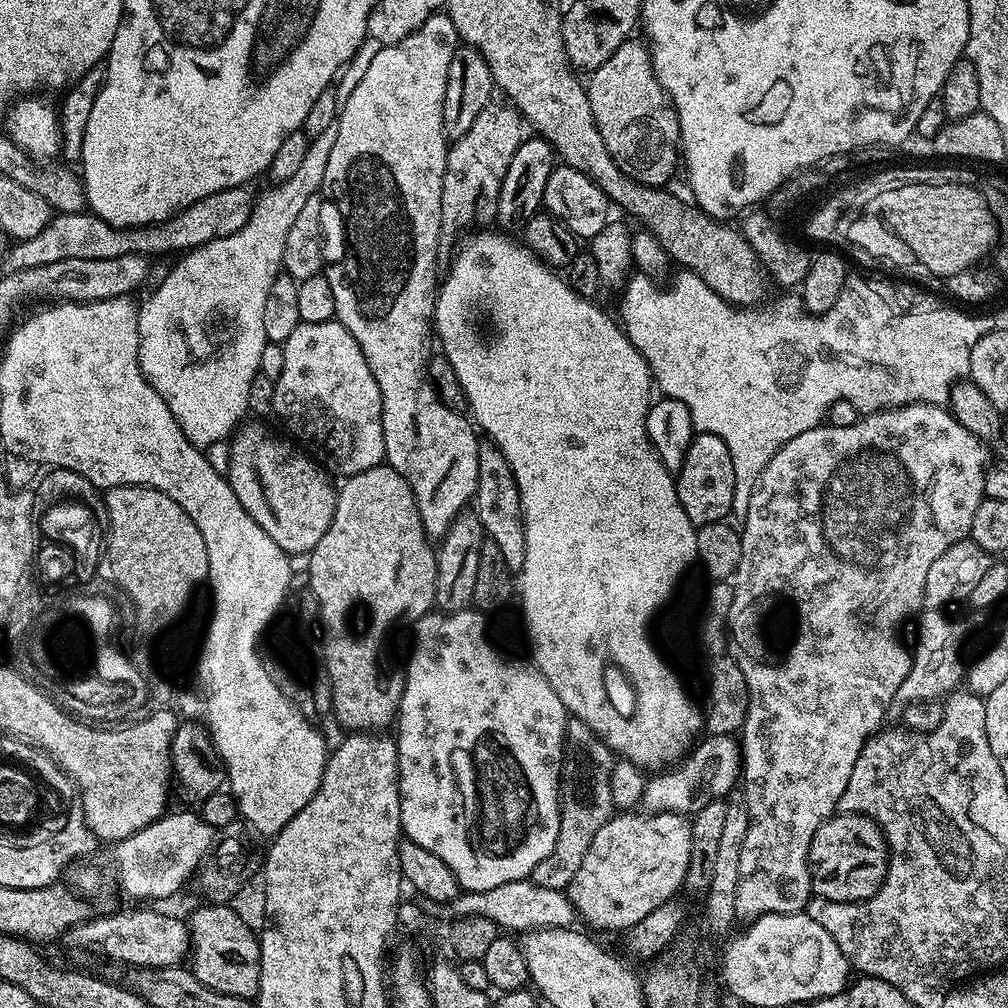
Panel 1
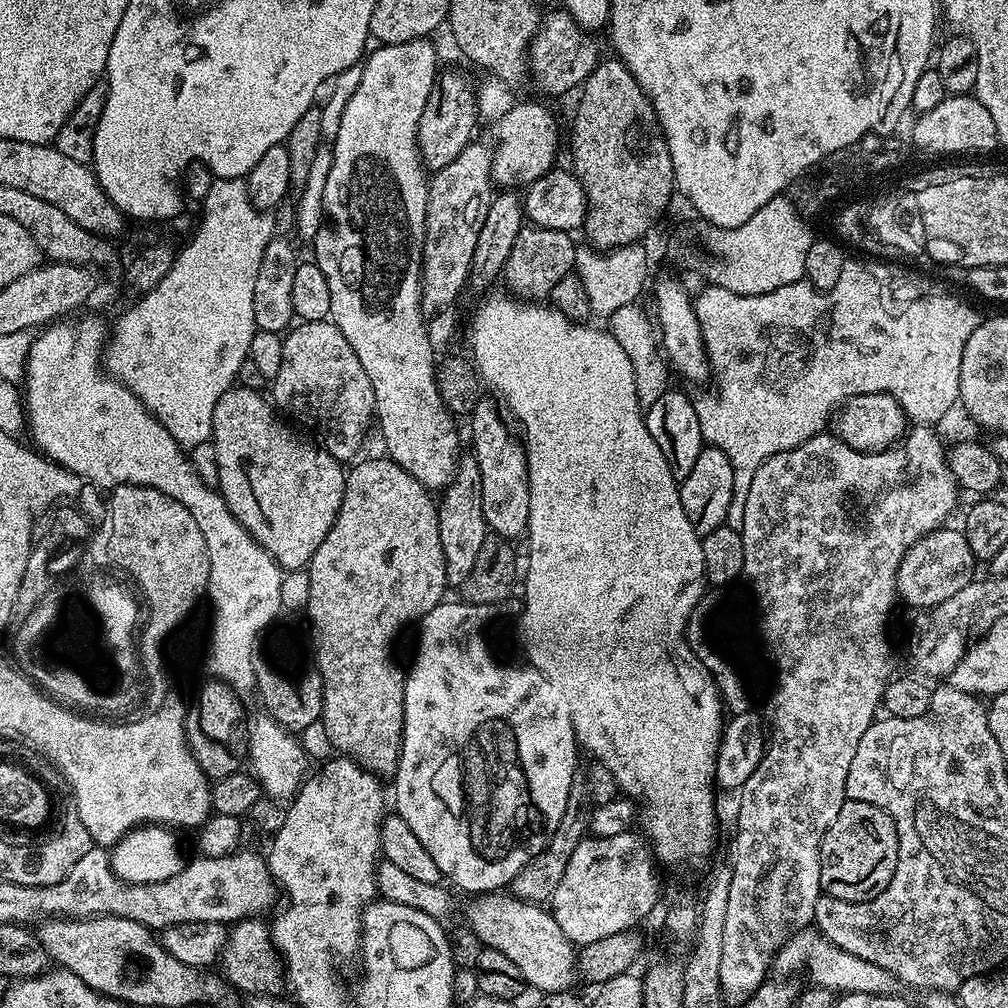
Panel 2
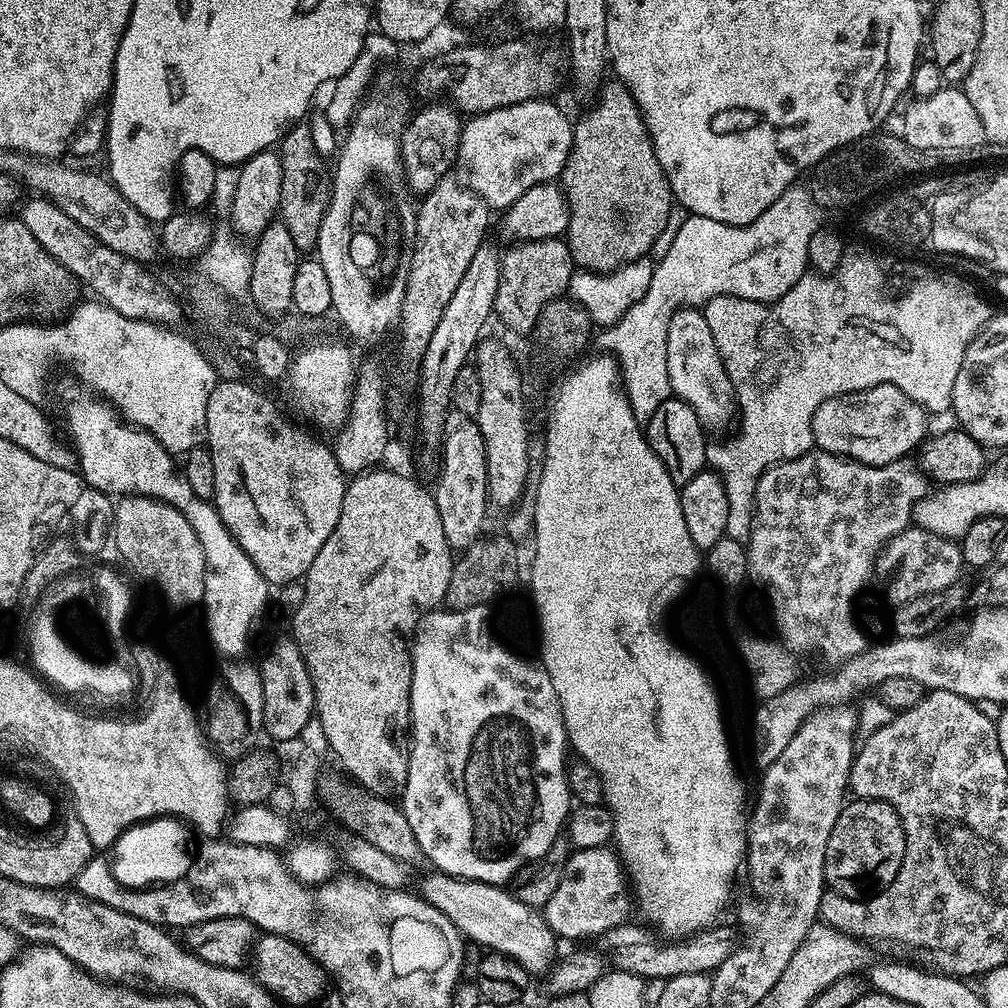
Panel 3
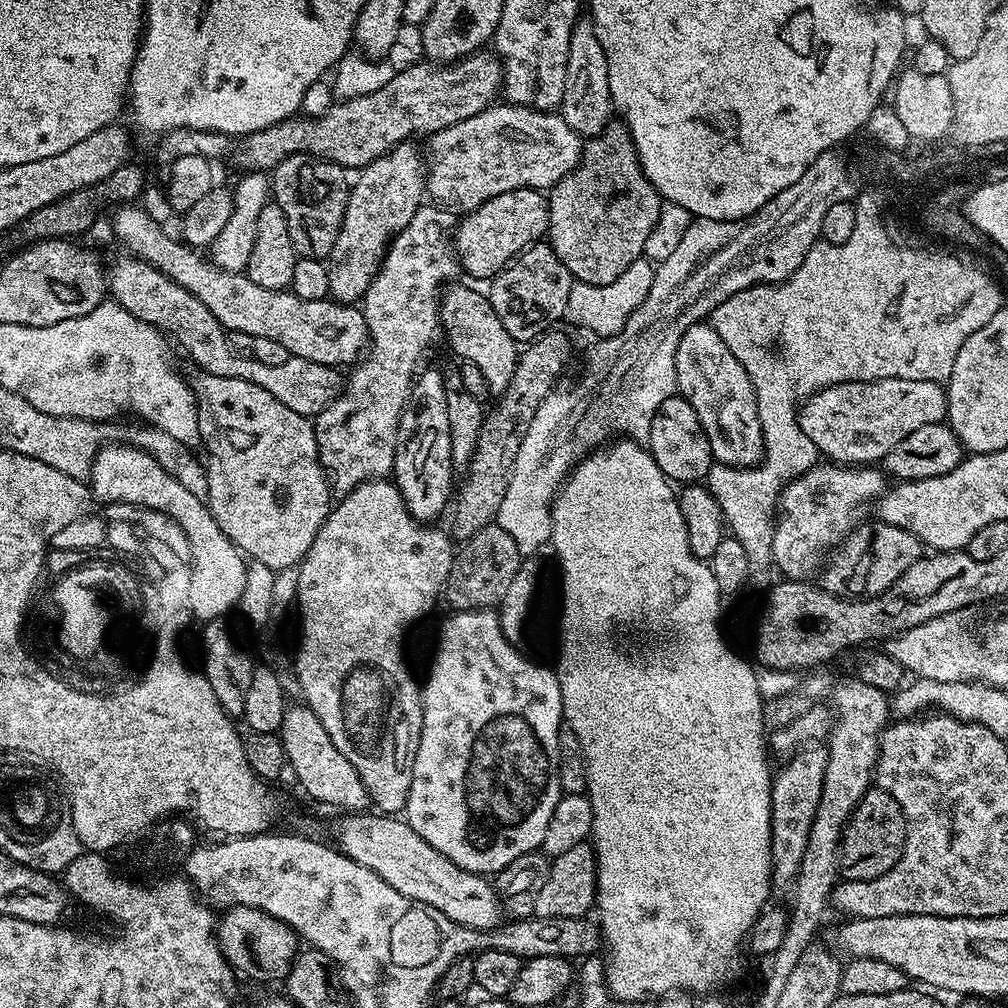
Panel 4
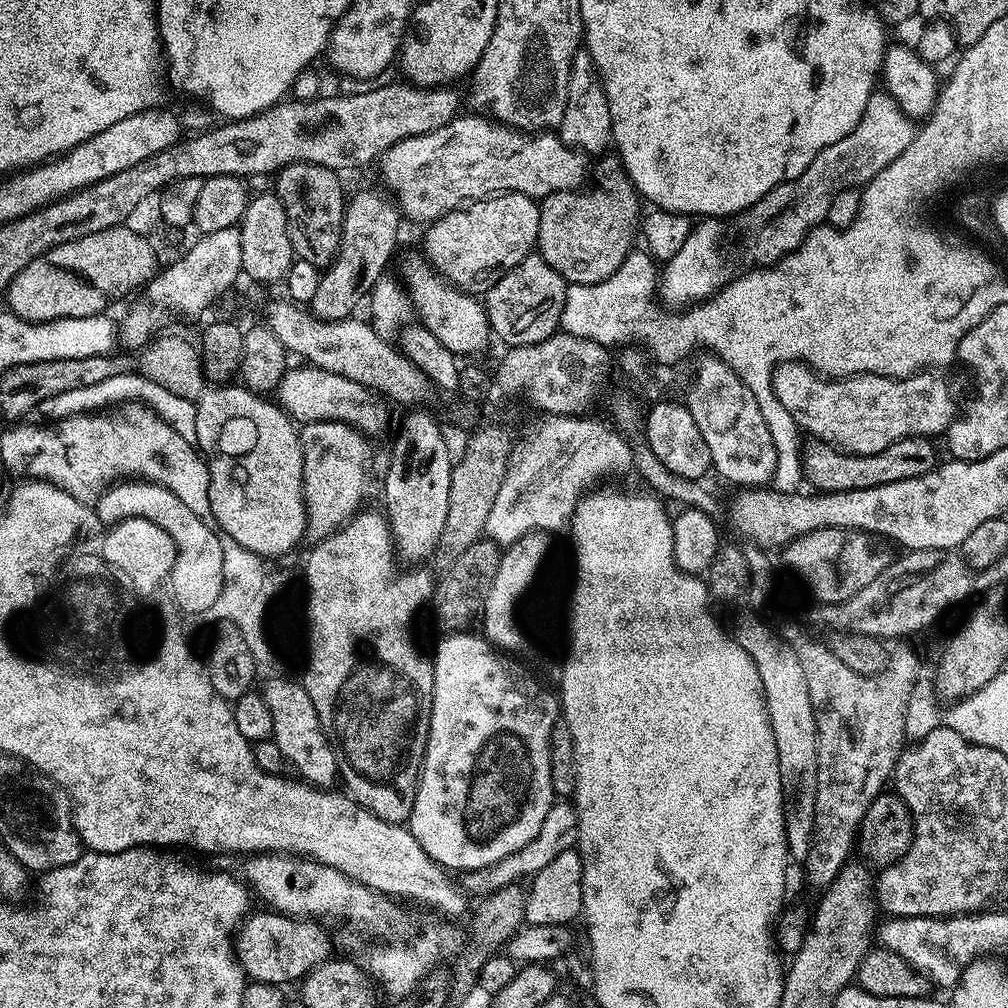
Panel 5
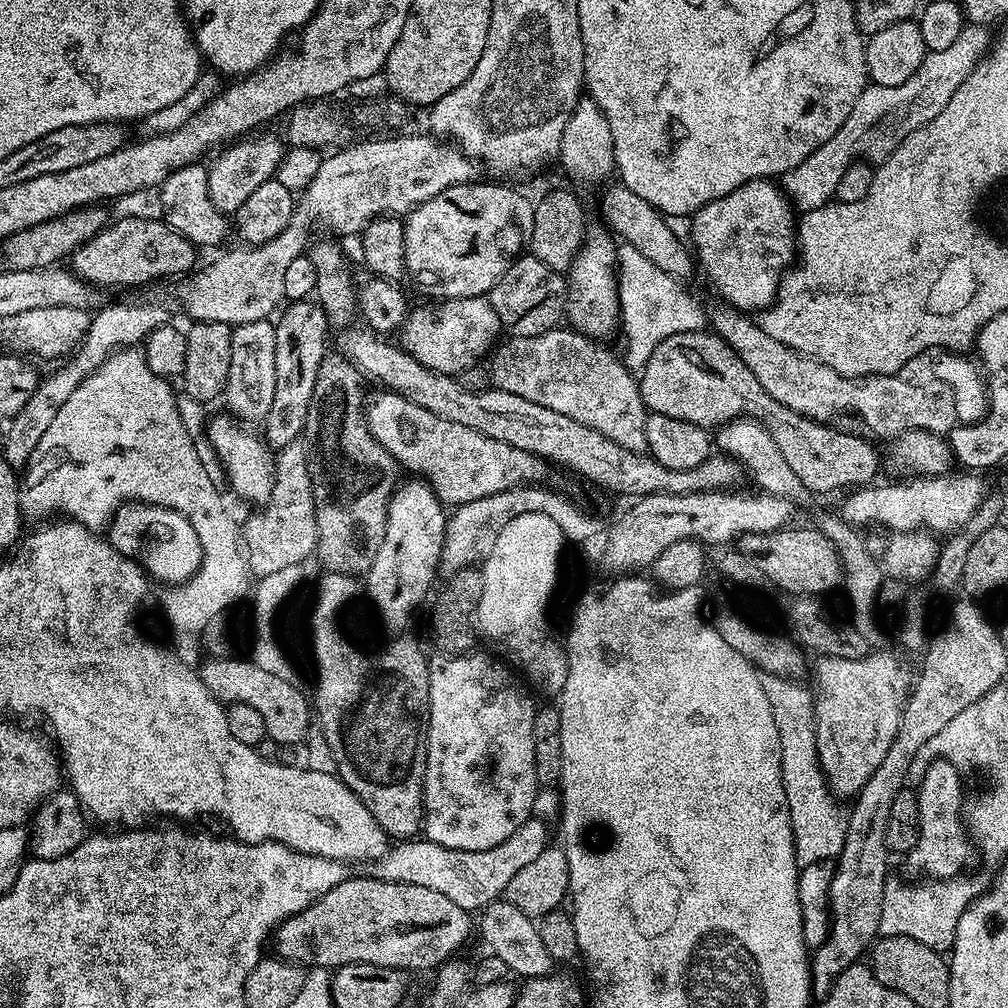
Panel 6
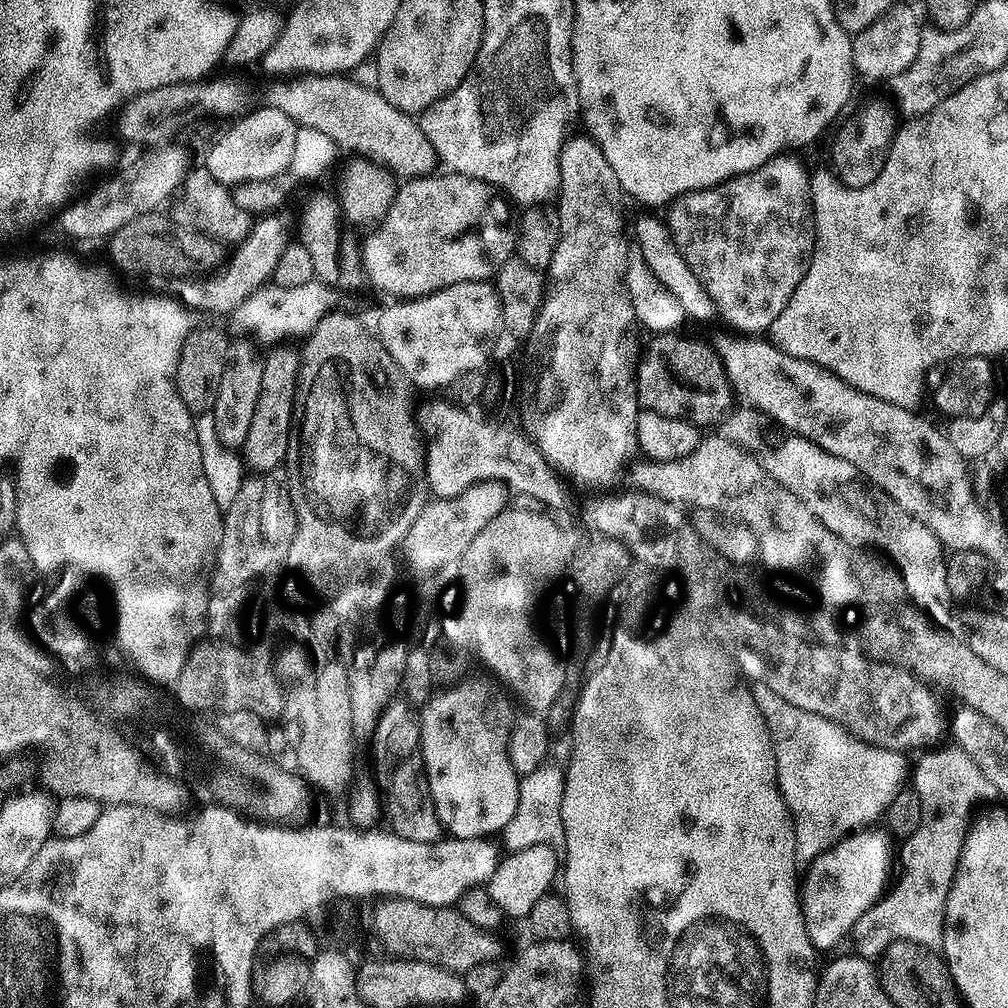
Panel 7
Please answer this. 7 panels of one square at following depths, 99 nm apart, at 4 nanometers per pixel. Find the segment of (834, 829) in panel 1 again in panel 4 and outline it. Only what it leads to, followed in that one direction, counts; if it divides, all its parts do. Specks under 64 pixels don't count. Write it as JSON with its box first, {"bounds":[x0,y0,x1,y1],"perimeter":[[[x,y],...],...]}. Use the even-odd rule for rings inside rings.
{"bounds":[839,786,908,880],"perimeter":[[[875,786],[870,787],[865,796],[858,802],[857,808],[853,810],[852,816],[844,827],[839,852],[839,875],[844,880],[882,878],[882,874],[890,871],[902,858],[907,829],[908,823],[902,814],[902,806],[898,806],[898,802],[894,802],[894,798],[890,798],[890,794],[886,794],[886,790]]]}

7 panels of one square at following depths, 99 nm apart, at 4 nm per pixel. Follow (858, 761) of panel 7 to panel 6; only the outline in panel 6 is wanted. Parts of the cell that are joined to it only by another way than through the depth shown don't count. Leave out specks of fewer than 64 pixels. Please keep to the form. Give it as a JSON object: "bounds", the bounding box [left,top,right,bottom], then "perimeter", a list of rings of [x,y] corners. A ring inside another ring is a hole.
{"bounds":[762,674,848,870],"perimeter":[[[771,674],[763,677],[762,690],[766,690],[766,698],[770,698],[774,726],[778,726],[778,742],[782,742],[782,782],[790,810],[796,863],[806,870],[815,864],[835,861],[844,845],[848,817],[829,792],[820,768],[815,748],[813,693],[795,679]]]}

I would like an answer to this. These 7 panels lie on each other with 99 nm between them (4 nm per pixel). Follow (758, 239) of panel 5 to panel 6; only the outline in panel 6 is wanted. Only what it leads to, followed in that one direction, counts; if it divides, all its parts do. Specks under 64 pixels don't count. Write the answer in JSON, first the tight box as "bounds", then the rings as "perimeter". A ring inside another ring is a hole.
{"bounds":[781,23,990,213],"perimeter":[[[969,23],[958,34],[955,42],[946,50],[928,52],[922,66],[902,86],[878,86],[869,83],[862,90],[858,102],[854,102],[854,110],[850,110],[850,118],[842,122],[838,134],[830,138],[810,158],[803,160],[798,166],[781,177],[781,185],[789,201],[801,213],[809,212],[829,203],[836,195],[836,187],[846,174],[851,164],[864,162],[883,162],[914,130],[926,126],[954,98],[954,90],[962,86],[962,82],[974,70],[974,66],[986,55],[990,47],[989,29]]]}

